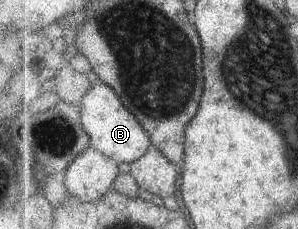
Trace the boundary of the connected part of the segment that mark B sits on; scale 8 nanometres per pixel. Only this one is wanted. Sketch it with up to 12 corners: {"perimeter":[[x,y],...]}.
{"perimeter":[[102,80],[84,95],[92,148],[131,164],[153,144],[149,132]]}

